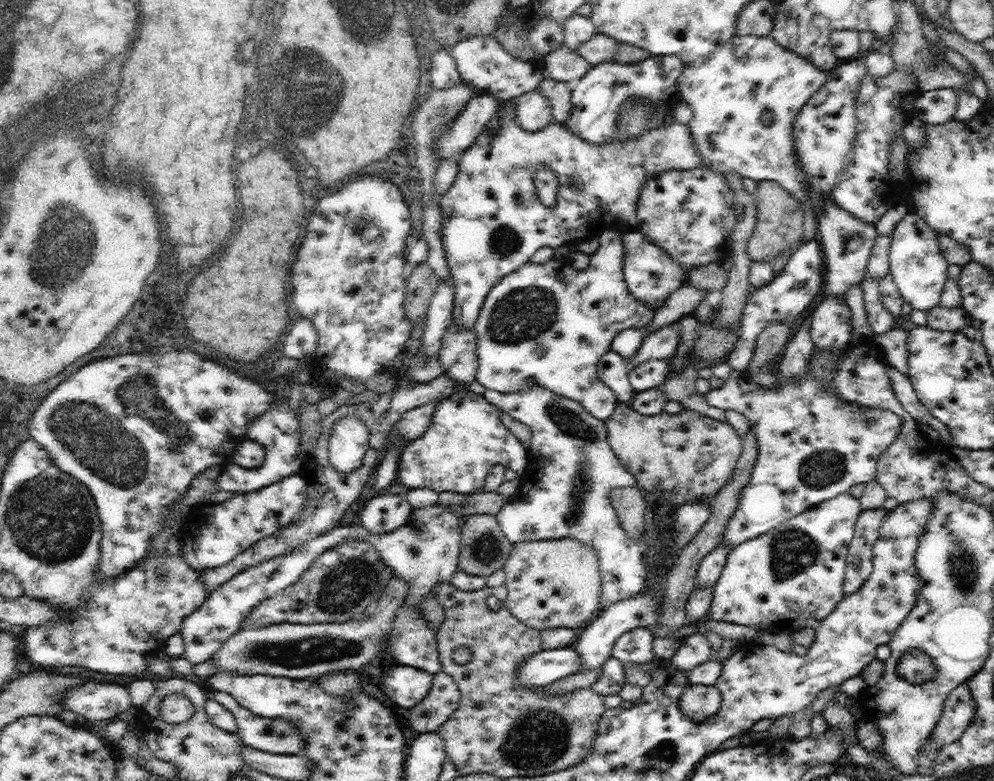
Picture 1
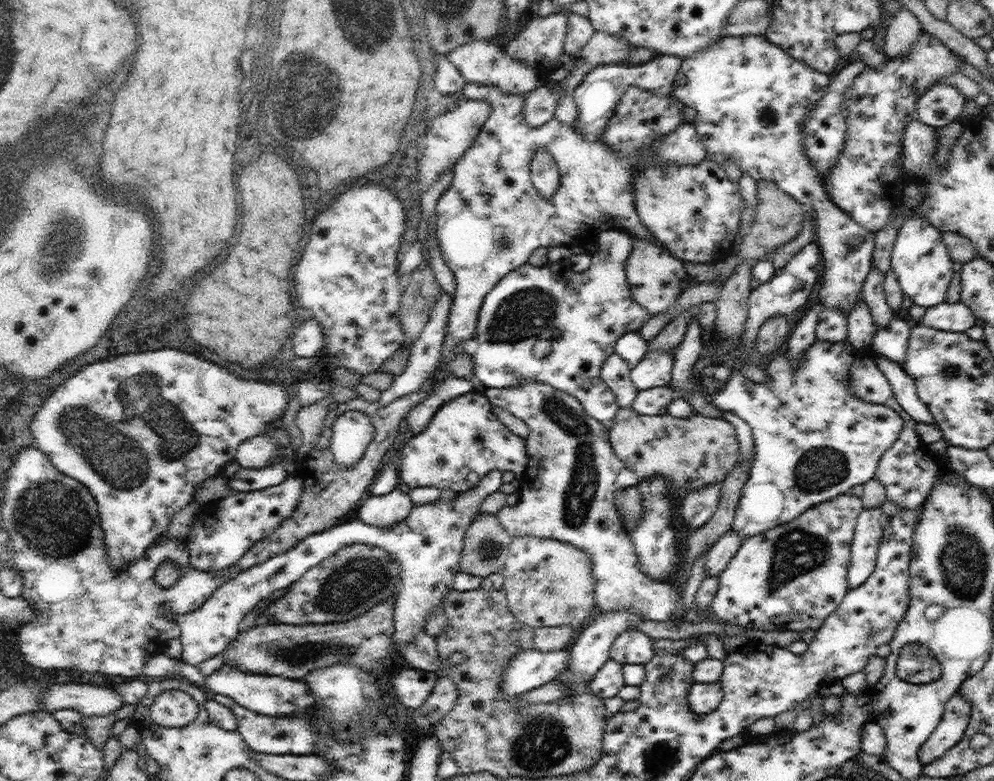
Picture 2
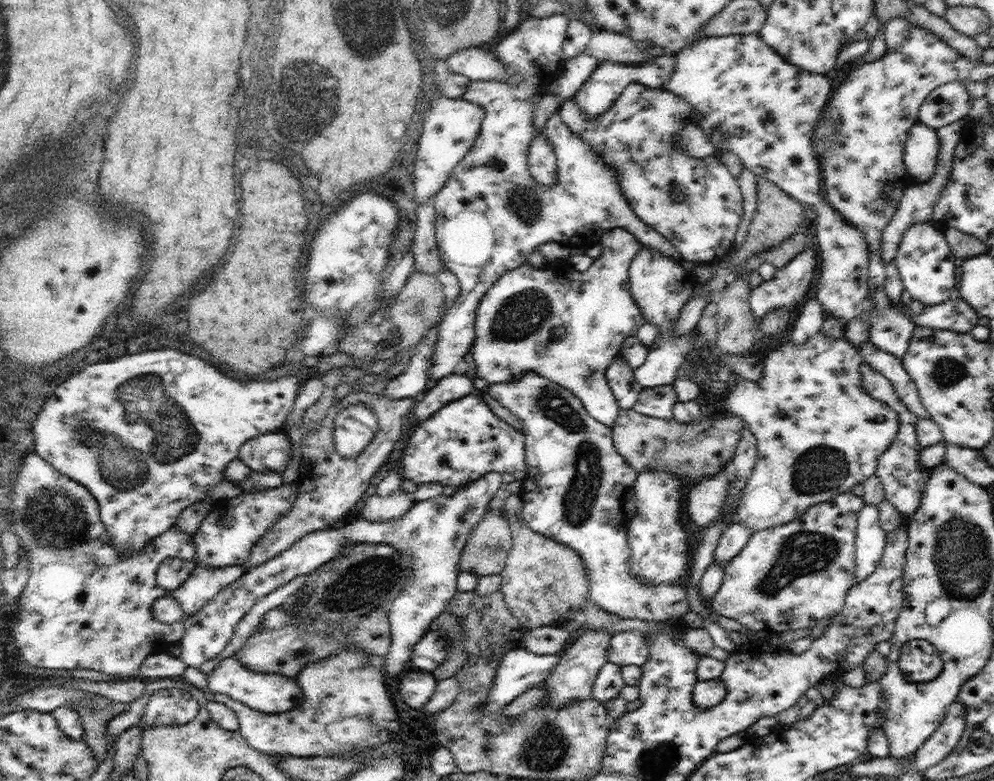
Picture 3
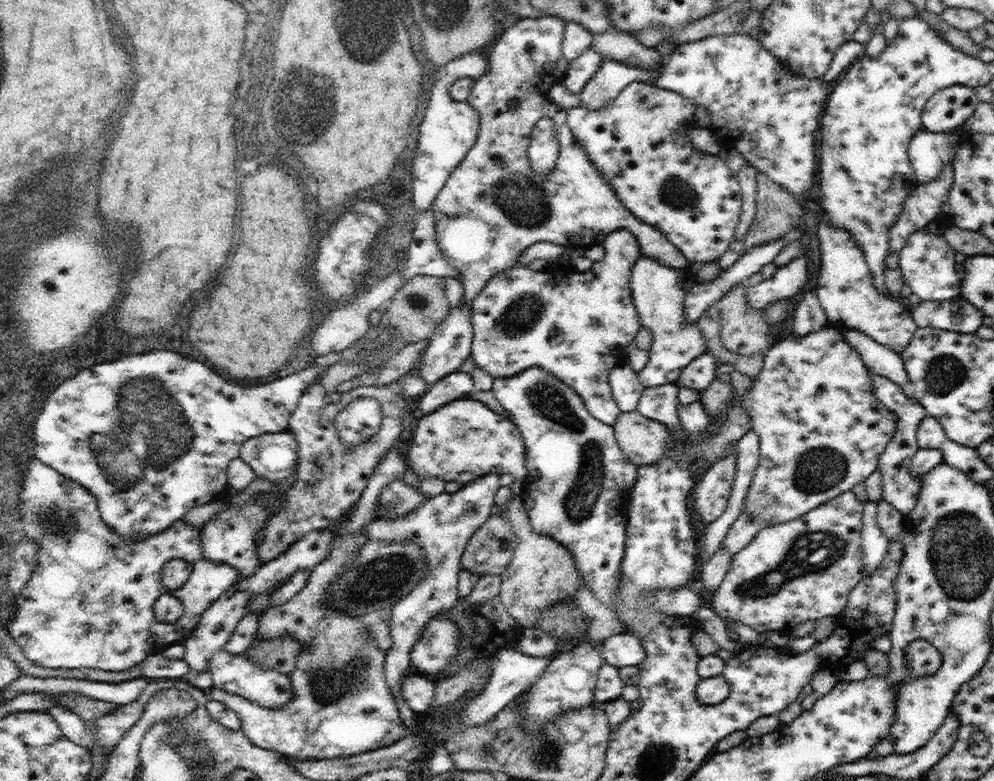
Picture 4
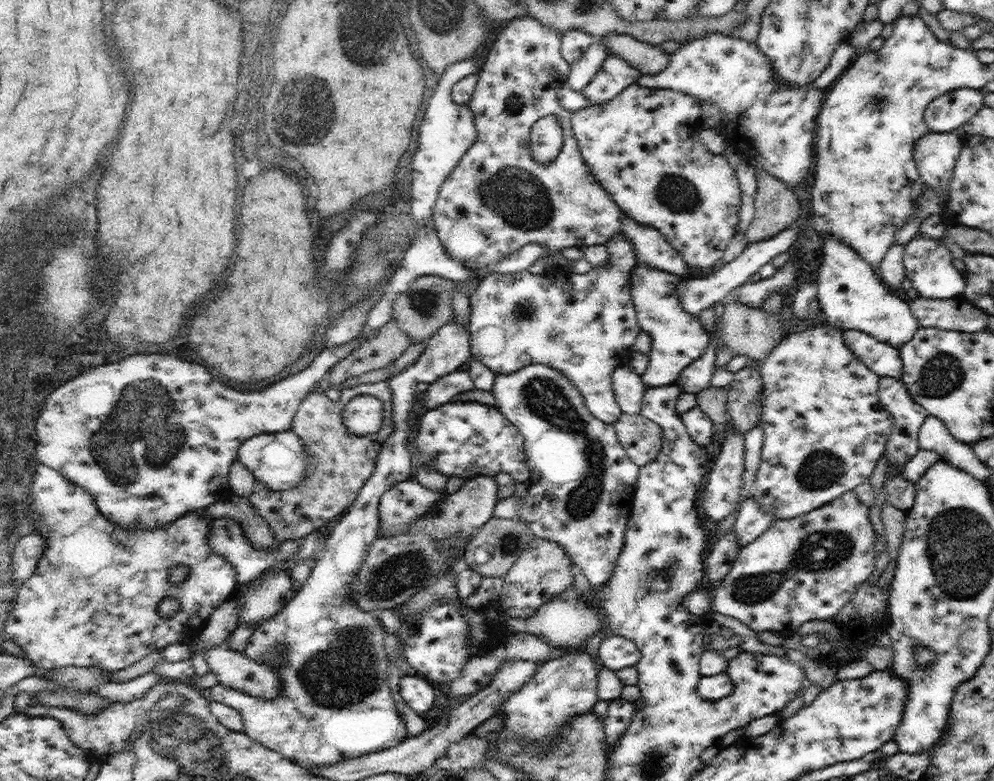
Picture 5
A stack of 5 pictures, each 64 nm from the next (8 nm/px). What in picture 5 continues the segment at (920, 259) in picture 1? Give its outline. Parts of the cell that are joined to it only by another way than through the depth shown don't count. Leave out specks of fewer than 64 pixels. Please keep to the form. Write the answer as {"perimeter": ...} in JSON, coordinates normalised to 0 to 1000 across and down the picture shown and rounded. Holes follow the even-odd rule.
{"perimeter":[[[921,302],[910,312],[910,325],[908,325],[908,343],[912,356],[919,364],[919,371],[923,371],[923,379],[927,382],[963,382],[971,366],[973,366],[973,356],[971,348],[965,348],[959,343],[957,338],[957,323],[953,320],[953,315],[941,305],[931,305],[931,302]]]}

